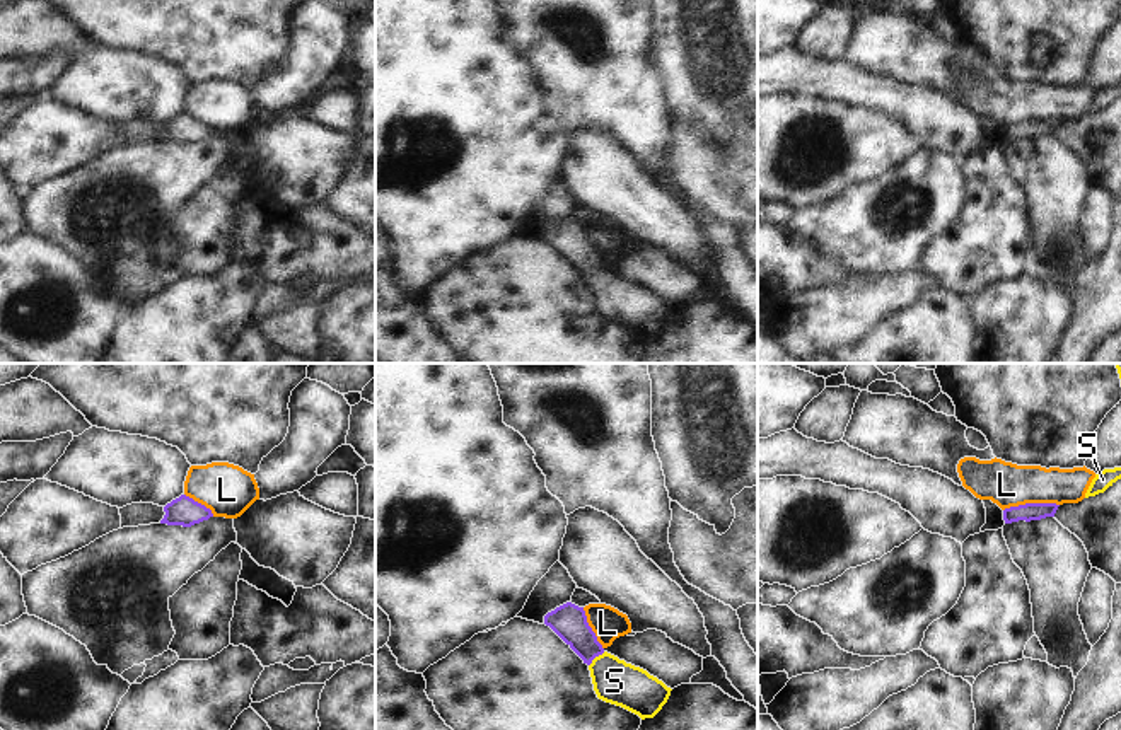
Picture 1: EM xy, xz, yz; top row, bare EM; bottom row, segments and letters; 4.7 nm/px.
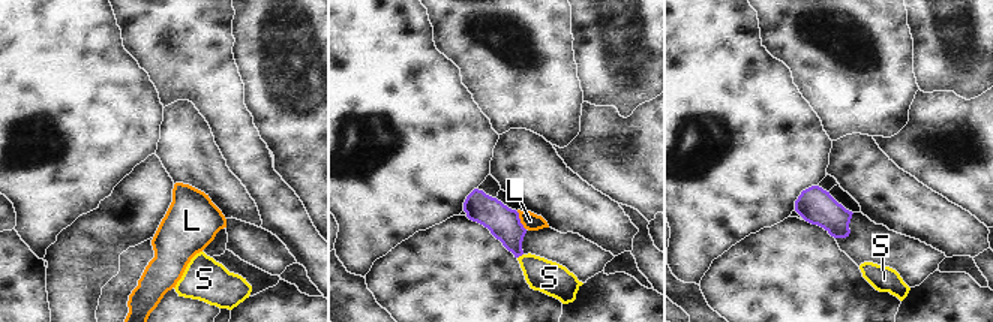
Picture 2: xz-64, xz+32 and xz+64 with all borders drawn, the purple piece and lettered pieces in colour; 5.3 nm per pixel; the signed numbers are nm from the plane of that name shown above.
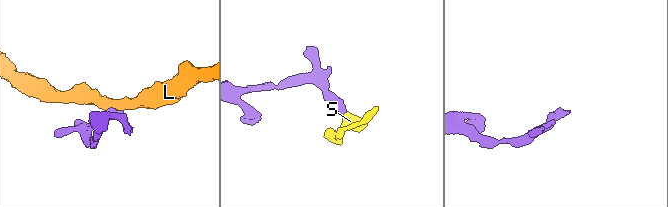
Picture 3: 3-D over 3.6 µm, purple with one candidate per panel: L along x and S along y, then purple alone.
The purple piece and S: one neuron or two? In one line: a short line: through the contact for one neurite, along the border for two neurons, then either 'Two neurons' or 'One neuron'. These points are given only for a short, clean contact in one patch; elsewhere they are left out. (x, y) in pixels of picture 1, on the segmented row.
Line: xz (569, 621), (596, 655), (615, 681). One neuron.

